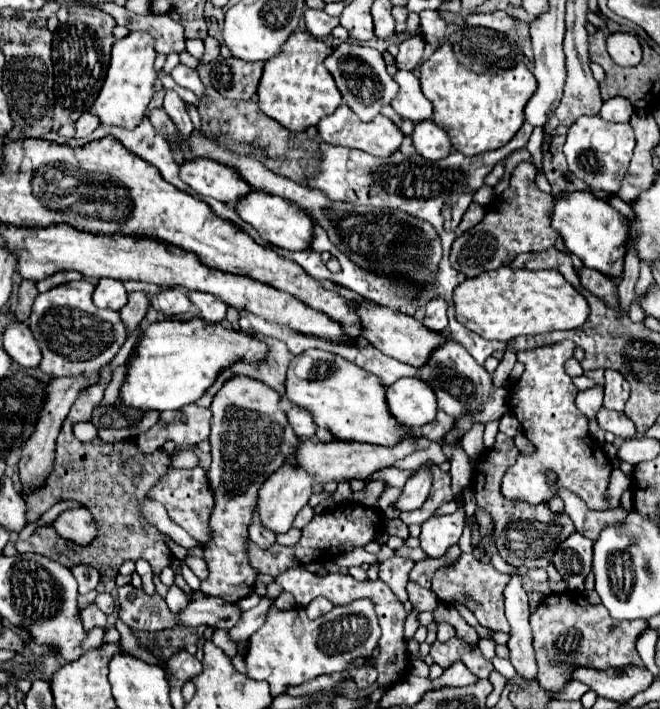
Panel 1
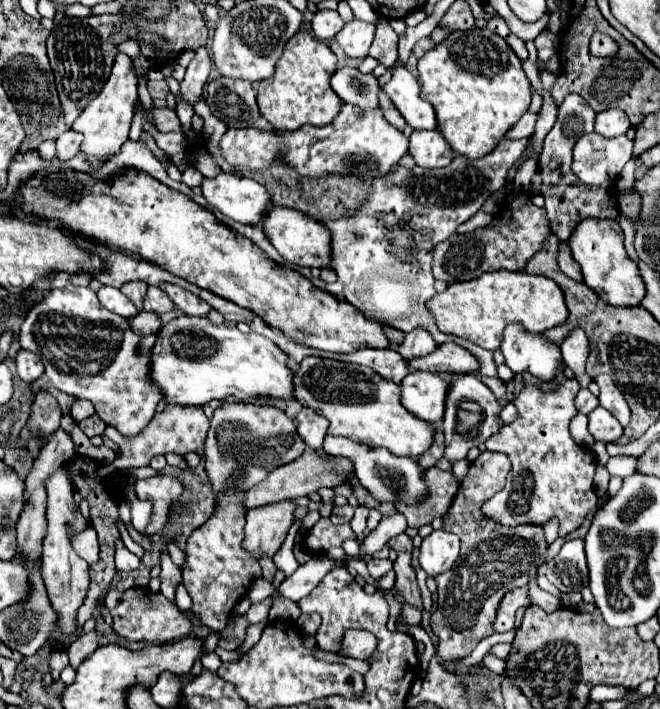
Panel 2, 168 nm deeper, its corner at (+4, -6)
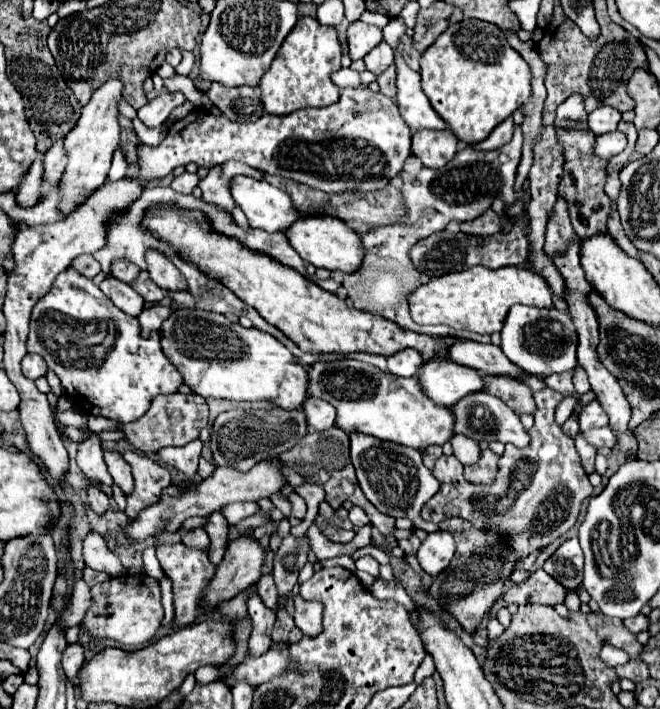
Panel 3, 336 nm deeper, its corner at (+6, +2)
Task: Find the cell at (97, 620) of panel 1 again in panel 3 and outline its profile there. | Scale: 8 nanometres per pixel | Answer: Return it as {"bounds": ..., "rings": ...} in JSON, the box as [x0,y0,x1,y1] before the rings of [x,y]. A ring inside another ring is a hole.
{"bounds":[61,644,85,686],"rings":[[[71,644],[63,650],[61,666],[63,666],[63,672],[69,672],[69,682],[73,686],[77,686],[77,676],[81,672],[83,664],[85,664],[85,654],[83,654],[81,644]]]}

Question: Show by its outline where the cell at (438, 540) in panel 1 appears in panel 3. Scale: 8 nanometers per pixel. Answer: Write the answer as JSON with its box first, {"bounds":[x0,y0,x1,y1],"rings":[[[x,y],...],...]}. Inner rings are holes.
{"bounds":[417,532,455,576],"rings":[[[433,532],[429,534],[419,550],[417,550],[417,560],[419,560],[419,566],[423,568],[423,572],[427,572],[429,576],[437,576],[439,572],[443,572],[449,564],[451,564],[451,558],[455,554],[455,540],[449,532]]]}

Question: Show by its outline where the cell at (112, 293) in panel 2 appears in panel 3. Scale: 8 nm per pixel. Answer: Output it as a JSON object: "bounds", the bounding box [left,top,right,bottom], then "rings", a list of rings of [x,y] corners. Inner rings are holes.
{"bounds":[99,276,143,316],"rings":[[[109,276],[109,278],[105,278],[103,282],[101,282],[101,286],[99,286],[101,290],[103,290],[103,294],[119,308],[119,310],[123,310],[125,314],[129,314],[129,316],[139,316],[139,312],[143,310],[143,300],[141,300],[141,296],[129,286],[129,284],[125,284],[125,282],[121,282],[121,280],[115,280],[113,276]]]}

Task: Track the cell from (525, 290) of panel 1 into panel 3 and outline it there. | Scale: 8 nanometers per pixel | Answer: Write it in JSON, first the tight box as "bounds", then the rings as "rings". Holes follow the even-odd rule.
{"bounds":[409,266,553,334],"rings":[[[517,266],[497,270],[469,268],[431,278],[409,294],[409,312],[417,324],[445,324],[459,330],[473,330],[479,334],[493,334],[503,328],[505,316],[513,304],[527,304],[537,308],[553,308],[551,288],[537,272]]]}

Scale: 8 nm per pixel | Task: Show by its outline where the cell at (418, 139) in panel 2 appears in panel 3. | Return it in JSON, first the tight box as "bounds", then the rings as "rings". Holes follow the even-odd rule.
{"bounds":[413,130,457,168],"rings":[[[419,130],[413,134],[413,154],[427,168],[445,166],[457,152],[457,138],[451,130]]]}

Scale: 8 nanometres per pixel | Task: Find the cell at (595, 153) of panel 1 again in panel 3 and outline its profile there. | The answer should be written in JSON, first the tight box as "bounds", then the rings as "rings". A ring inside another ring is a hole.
{"bounds":[595,130,627,160],"rings":[[[613,130],[613,132],[605,134],[605,136],[603,134],[597,136],[597,140],[595,140],[595,154],[605,158],[605,160],[611,160],[613,156],[621,154],[625,150],[625,146],[627,146],[625,134],[619,132],[619,130]]]}

